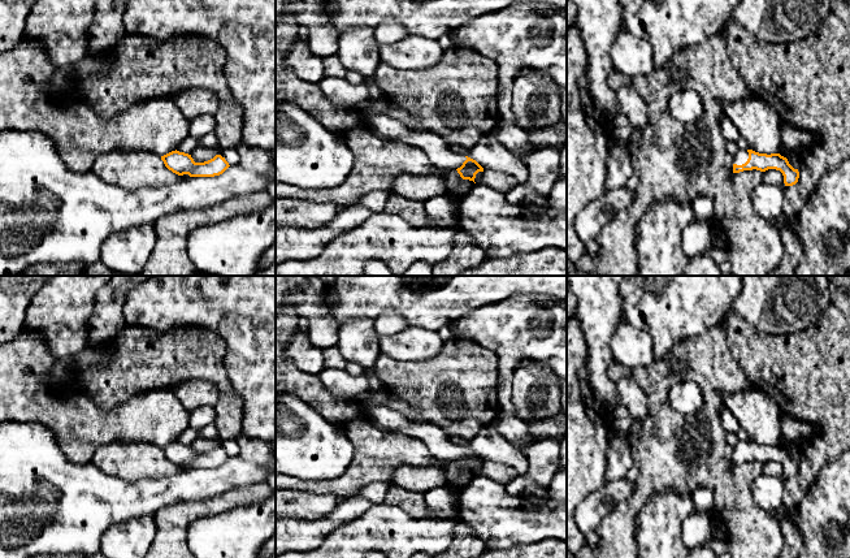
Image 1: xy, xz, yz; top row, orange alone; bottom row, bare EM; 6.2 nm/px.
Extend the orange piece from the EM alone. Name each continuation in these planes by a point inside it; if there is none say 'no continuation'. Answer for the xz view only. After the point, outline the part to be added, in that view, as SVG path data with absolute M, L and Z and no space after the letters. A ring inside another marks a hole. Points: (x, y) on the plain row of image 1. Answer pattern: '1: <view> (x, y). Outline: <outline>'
1: xz (436, 440). Outline: M386 406L365 407L370 421L382 429L400 432L422 441L431 455L442 460L457 460L467 451L465 447L452 444L446 433L434 424L413 423L400 412Z

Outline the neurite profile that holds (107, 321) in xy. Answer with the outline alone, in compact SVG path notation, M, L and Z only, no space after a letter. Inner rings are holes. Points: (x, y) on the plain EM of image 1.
M113 276L99 289L94 312L88 321L87 347L92 349L116 338L125 328L123 304L126 295L151 276Z

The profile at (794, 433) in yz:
M781 414L779 420L779 445L784 449L793 447L803 451L812 442L812 437L819 427Z

